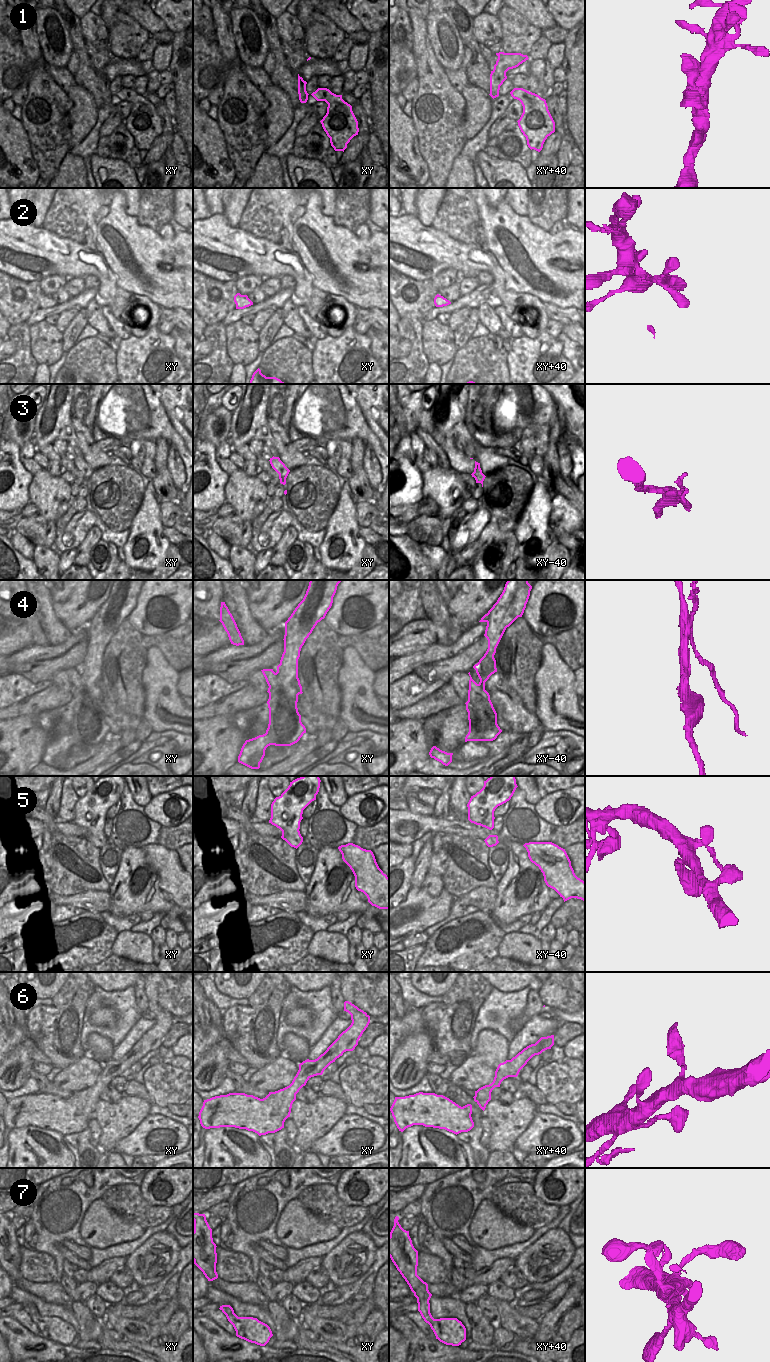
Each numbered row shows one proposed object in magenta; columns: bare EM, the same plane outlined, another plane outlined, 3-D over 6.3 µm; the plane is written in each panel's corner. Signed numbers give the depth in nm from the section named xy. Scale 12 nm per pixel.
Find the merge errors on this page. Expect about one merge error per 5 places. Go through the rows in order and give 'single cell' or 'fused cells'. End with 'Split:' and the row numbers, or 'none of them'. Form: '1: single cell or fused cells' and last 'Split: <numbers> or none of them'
1: single cell
2: single cell
3: fused cells
4: fused cells
5: single cell
6: single cell
7: single cell
Split: 3, 4

